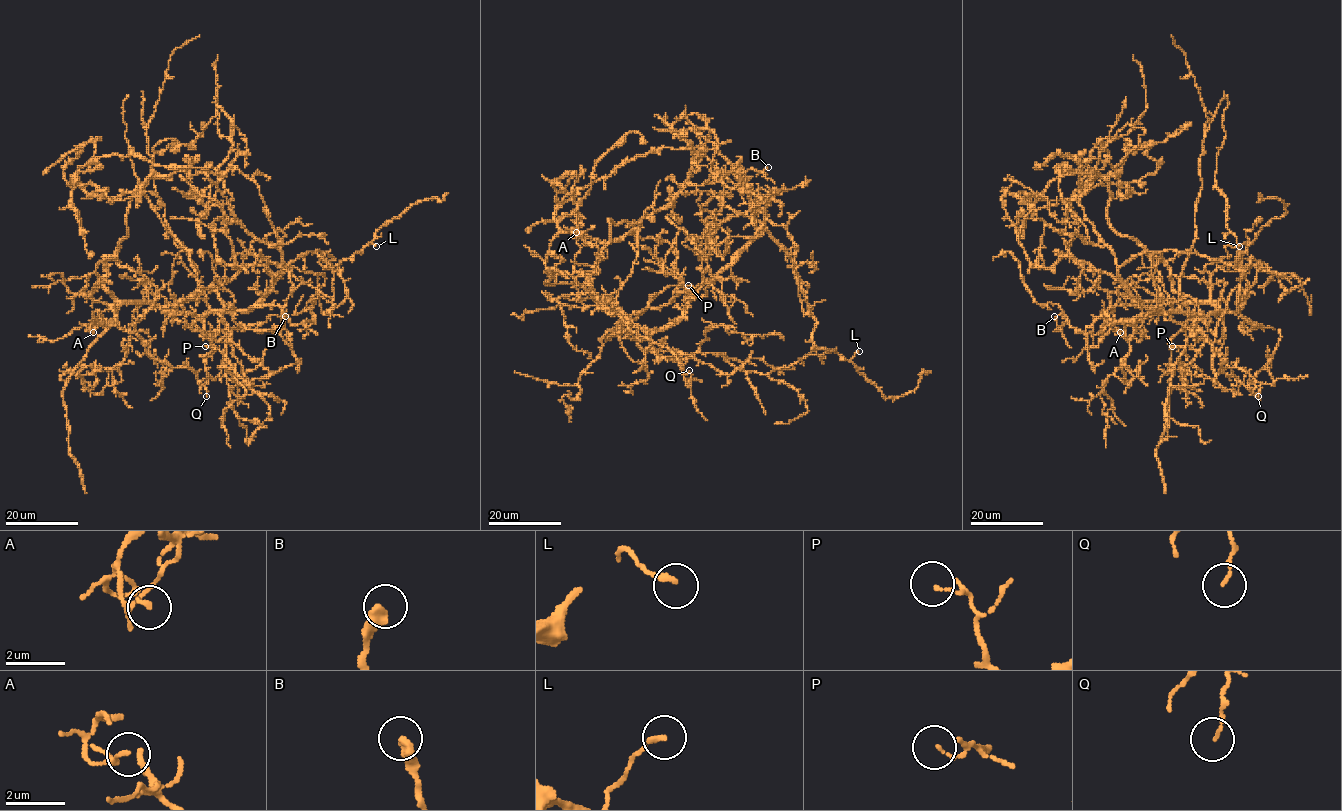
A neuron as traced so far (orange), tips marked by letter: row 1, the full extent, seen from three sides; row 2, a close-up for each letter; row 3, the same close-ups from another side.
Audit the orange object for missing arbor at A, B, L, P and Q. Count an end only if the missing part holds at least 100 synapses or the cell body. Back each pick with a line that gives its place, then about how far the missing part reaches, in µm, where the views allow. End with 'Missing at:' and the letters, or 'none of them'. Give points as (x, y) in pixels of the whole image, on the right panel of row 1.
Missing at: none of them

